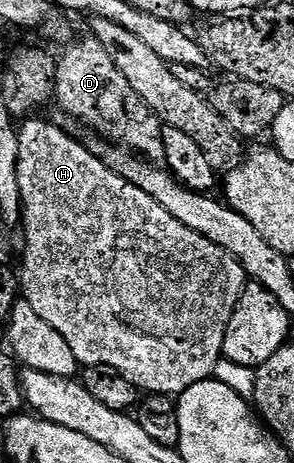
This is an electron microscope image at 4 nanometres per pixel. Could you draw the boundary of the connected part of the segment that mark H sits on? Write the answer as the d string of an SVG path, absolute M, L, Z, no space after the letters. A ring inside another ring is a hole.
M27 119L18 126L19 150L17 151L17 187L20 188L21 203L23 204L23 215L21 218L21 230L23 229L23 269L21 268L22 300L27 301L29 307L33 307L33 311L37 311L37 315L41 315L41 319L45 319L45 323L49 323L49 327L53 327L53 331L57 331L57 335L61 335L61 339L65 339L65 343L69 343L69 347L73 350L73 355L76 359L79 360L80 366L104 365L105 367L117 367L117 371L121 371L121 375L125 375L125 379L129 379L129 383L136 385L144 394L178 395L189 387L208 380L215 372L215 364L223 357L225 331L229 327L229 319L233 319L233 311L237 307L243 286L248 284L249 278L247 272L241 267L241 263L233 255L229 255L221 247L217 247L217 243L209 243L209 239L205 239L205 235L197 235L197 231L189 231L189 227L185 227L185 223L173 219L173 215L169 215L169 211L165 211L165 207L161 207L161 203L157 203L157 199L145 195L145 191L141 191L141 187L129 183L120 173L114 173L100 157L95 156L94 152L92 152L88 146L86 149L77 138L70 137L61 126L54 125L51 121L35 120L39 119Z

